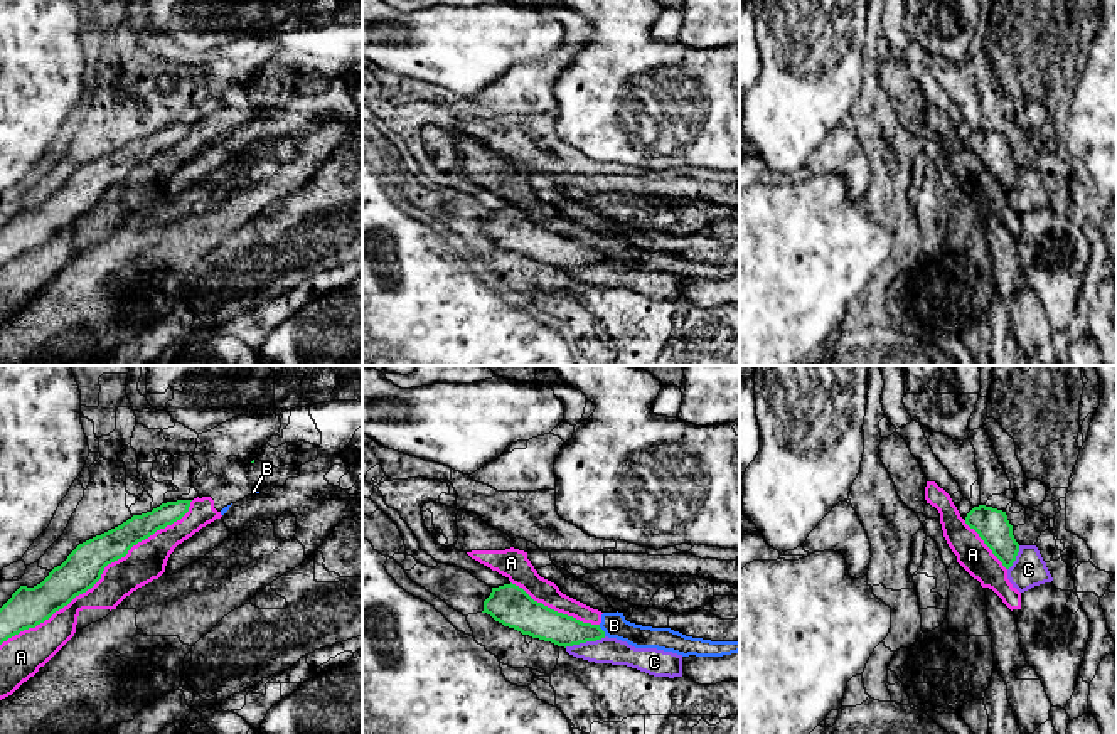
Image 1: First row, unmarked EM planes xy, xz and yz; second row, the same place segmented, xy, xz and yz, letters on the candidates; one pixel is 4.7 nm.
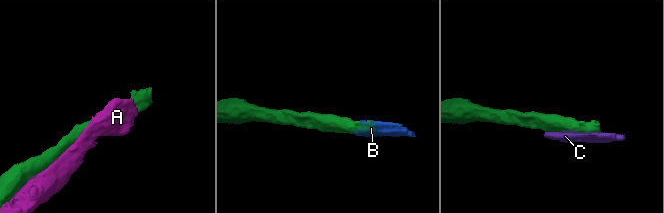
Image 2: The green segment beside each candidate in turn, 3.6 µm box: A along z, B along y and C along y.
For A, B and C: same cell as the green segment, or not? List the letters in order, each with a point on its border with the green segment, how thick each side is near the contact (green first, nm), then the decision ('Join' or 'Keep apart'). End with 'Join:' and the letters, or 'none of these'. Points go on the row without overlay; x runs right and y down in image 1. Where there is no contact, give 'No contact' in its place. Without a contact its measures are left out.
A: Touches green at xy (100, 199). Thickness 190 nm (green) against 190 nm. Keep apart
B: Touches green at xz (602, 253). Thickness 150 nm (green) against 120 nm. Keep apart
C: Touches green at xz (585, 265). Thickness 160 nm (green) against 130 nm. Keep apart
Join: none of these

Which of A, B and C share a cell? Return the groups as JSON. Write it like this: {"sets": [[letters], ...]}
{"sets": [["A", "B"], ["C"]]}

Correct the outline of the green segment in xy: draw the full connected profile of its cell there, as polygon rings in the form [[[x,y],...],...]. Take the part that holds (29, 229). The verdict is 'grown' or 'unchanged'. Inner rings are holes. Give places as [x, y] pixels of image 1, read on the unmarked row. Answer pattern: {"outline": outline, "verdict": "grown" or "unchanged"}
{"outline": [[[192,123],[167,125],[133,138],[121,148],[79,167],[37,209],[20,209],[0,231],[0,268],[24,253],[35,251],[76,219],[91,212],[104,190],[128,177],[138,165],[180,143]]], "verdict": "unchanged"}

